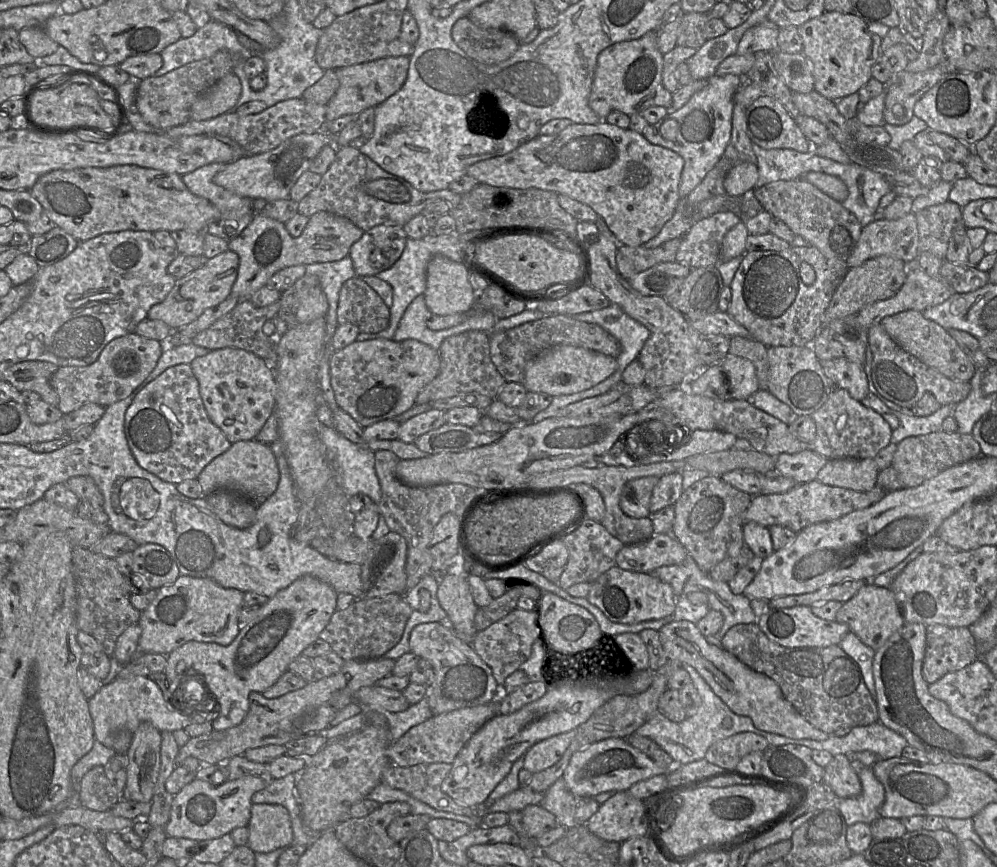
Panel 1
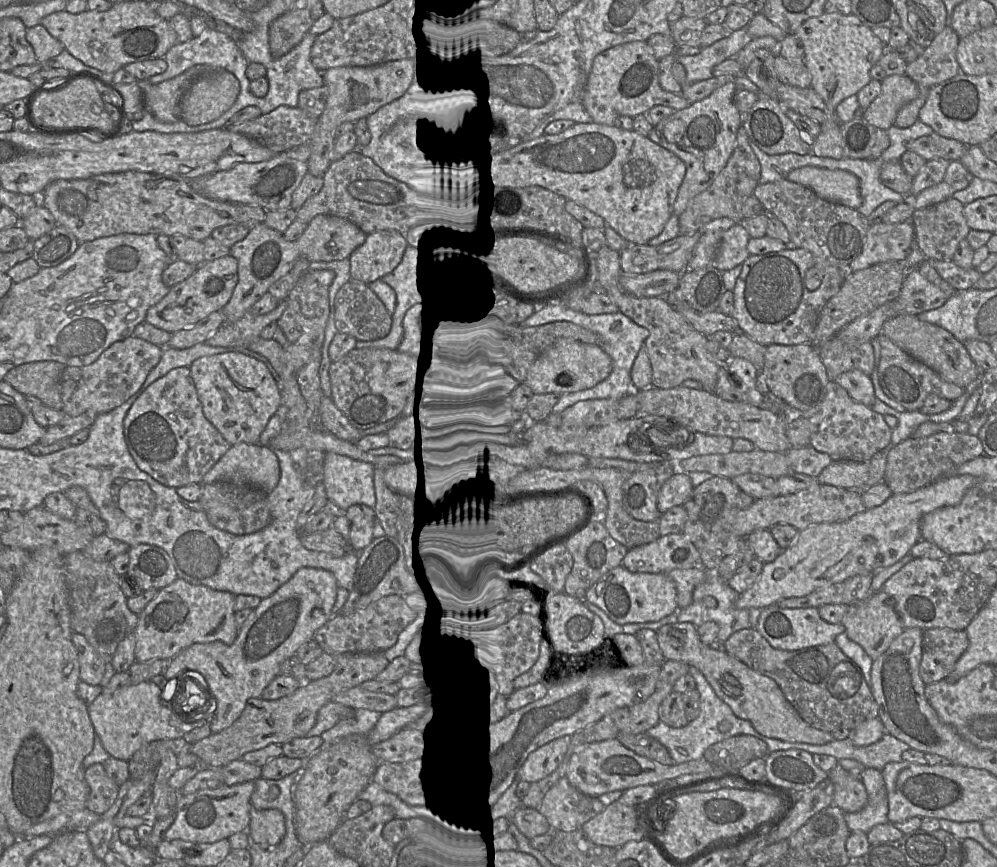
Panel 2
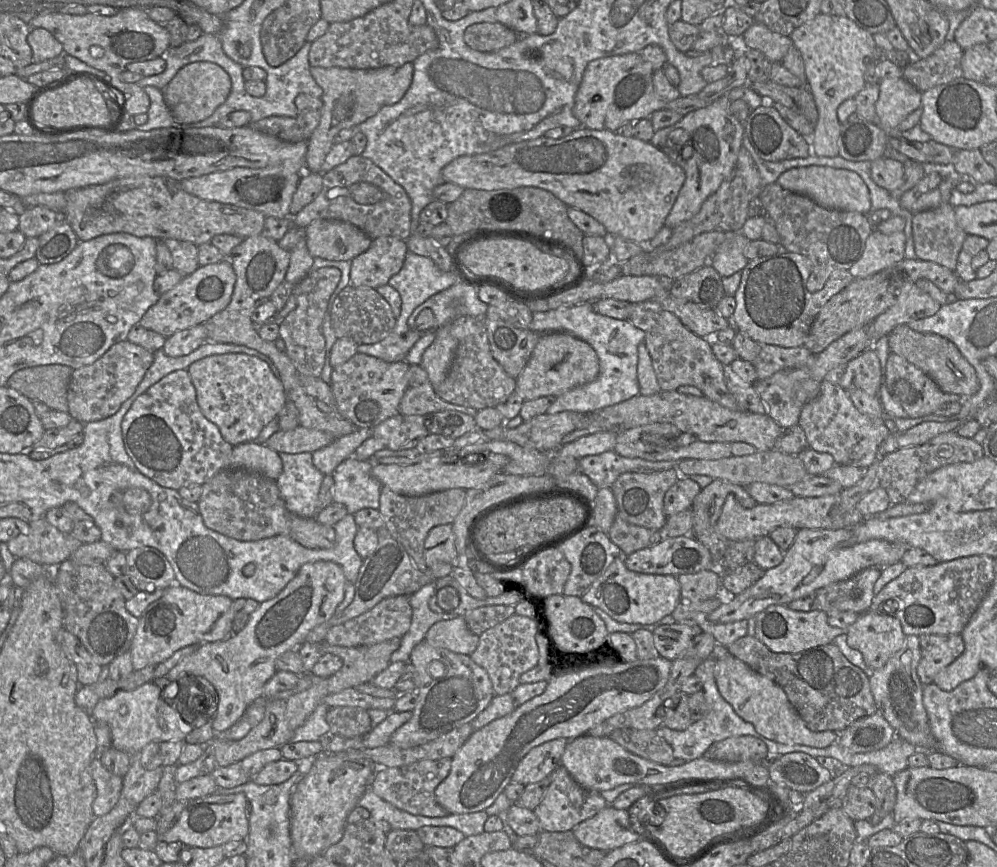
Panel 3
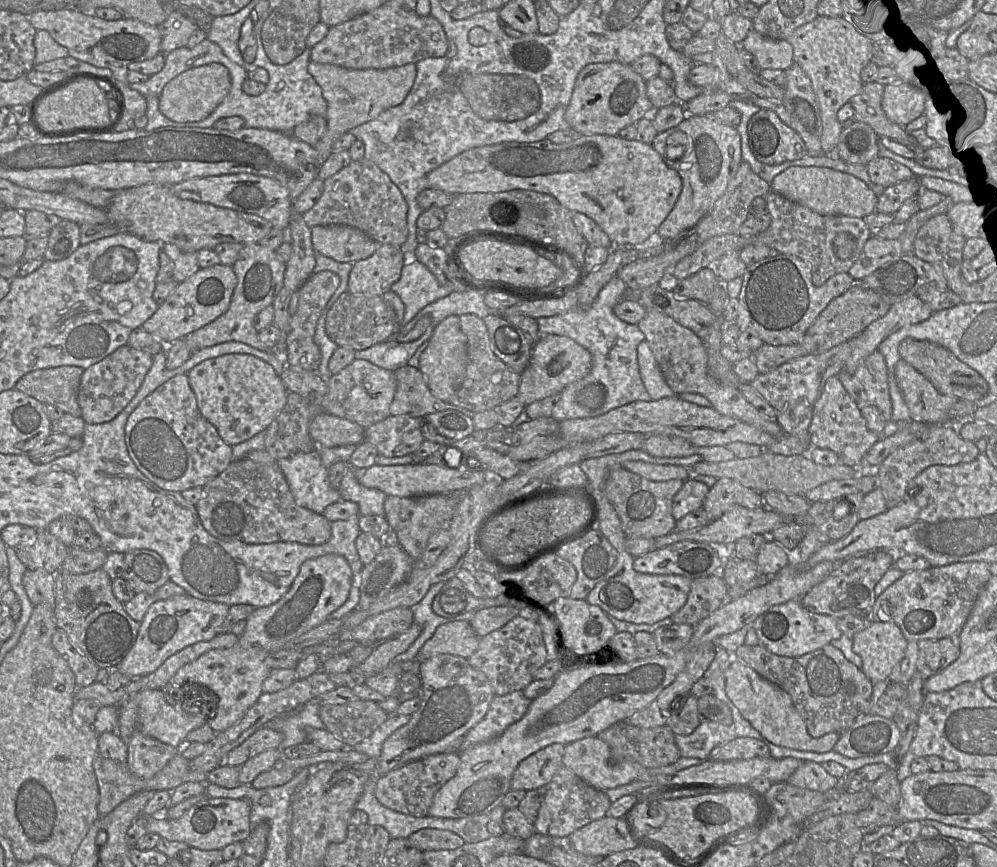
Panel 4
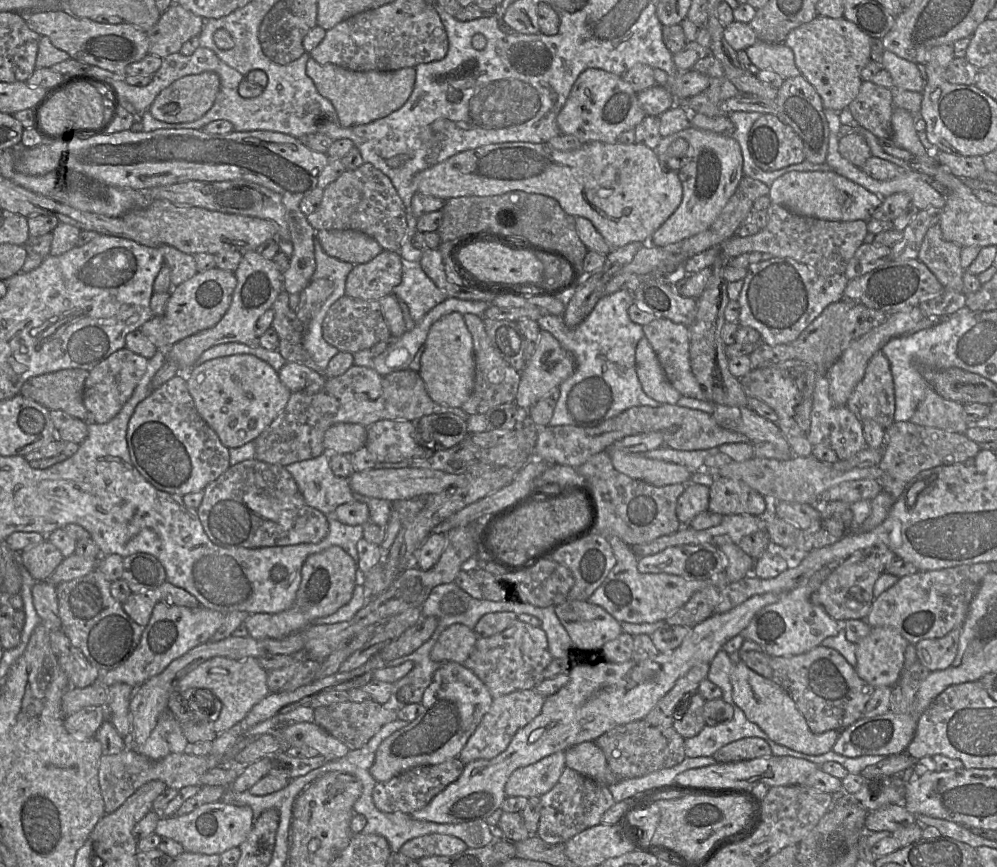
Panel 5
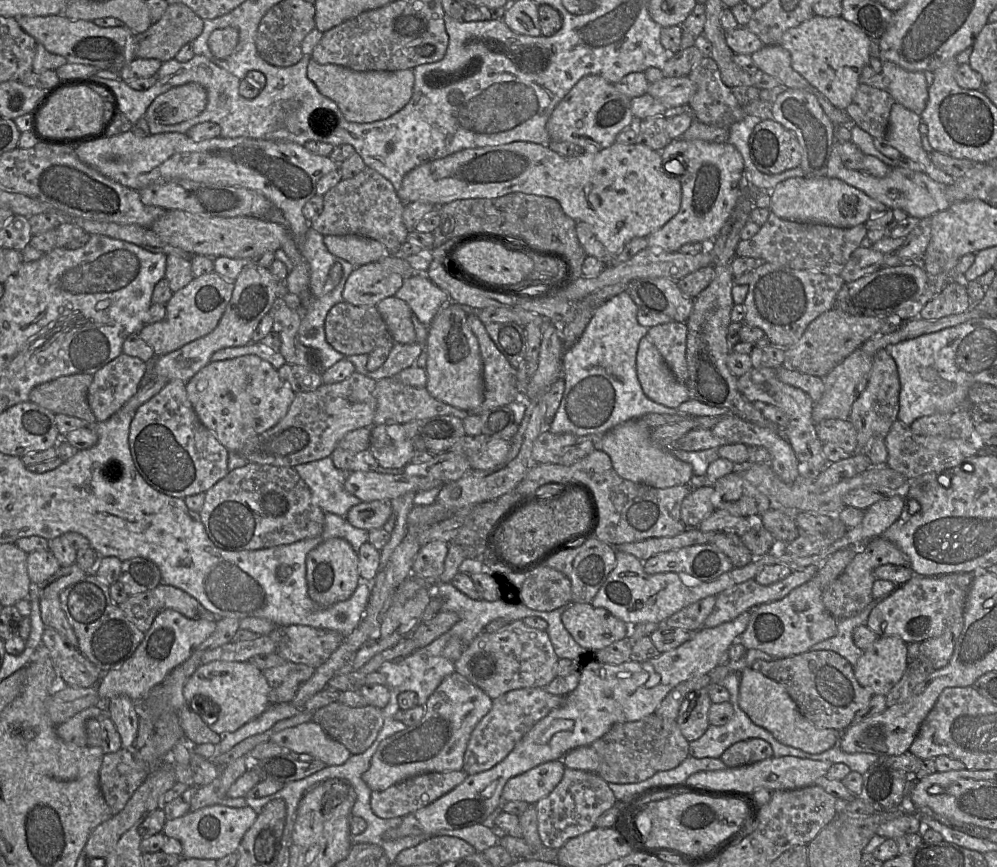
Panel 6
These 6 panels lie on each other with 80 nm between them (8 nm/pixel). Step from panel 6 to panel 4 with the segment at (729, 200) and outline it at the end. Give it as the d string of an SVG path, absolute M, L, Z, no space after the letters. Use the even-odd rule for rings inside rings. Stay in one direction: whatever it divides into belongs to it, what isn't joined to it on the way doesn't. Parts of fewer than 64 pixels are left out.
M684 109L684 120L673 128L657 133L651 145L666 165L676 170L682 179L681 194L657 231L664 240L670 240L696 225L723 195L743 161L741 139L737 128L724 125L706 115L688 115ZM676 131L682 131L688 136L687 150L680 160L672 160L666 156L667 138Z

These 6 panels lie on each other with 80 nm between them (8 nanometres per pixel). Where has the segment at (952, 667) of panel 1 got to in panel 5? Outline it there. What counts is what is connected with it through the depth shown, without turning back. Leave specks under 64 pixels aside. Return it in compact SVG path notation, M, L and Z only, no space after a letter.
M961 626L941 638L924 639L915 644L917 660L930 672L948 668L954 661L961 634Z

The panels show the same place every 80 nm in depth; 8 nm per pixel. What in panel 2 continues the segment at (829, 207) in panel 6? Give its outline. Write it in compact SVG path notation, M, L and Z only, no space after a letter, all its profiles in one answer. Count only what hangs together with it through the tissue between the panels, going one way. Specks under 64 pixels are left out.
M804 166L791 170L786 178L810 188L820 198L852 209L862 205L859 179L846 170Z

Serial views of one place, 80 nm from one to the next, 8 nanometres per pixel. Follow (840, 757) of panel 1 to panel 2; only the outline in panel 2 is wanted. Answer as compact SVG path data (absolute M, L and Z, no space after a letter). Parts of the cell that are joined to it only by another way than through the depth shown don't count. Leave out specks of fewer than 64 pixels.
M840 763L828 772L828 779L834 786L834 805L846 813L859 812L866 806L868 794L863 782L855 779Z

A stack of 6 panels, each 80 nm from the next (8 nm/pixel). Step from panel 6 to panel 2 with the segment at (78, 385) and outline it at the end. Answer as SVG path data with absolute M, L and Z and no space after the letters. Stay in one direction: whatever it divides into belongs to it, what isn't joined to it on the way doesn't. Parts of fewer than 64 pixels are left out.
M36 361L10 369L3 381L24 396L35 396L54 410L62 409L60 377L65 365L56 361Z

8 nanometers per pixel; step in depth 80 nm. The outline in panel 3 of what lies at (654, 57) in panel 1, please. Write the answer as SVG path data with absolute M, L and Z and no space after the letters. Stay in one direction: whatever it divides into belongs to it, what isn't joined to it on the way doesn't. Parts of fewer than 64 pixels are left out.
M638 52L602 57L588 63L583 73L583 77L573 106L573 115L580 121L581 127L590 130L616 130L627 122L635 122L643 118L650 118L651 114L660 109L669 109L680 115L704 108L713 101L707 101L698 95L687 97L680 96L675 100L665 100L656 95L653 87L653 73L651 64L645 62Z

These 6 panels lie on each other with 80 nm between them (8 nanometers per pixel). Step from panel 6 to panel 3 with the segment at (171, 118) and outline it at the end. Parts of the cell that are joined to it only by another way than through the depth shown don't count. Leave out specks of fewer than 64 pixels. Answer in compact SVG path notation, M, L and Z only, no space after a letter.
M194 62L182 67L161 89L164 101L179 123L195 123L207 119L229 96L232 82L229 74L213 62Z

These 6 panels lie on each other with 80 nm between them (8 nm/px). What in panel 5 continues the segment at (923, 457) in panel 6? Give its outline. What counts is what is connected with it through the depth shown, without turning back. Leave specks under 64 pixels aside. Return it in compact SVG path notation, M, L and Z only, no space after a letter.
M894 421L887 429L883 457L878 465L885 473L880 479L880 484L883 491L889 493L896 500L909 481L921 471L964 462L975 457L980 450L980 445L965 434L921 426L910 421Z

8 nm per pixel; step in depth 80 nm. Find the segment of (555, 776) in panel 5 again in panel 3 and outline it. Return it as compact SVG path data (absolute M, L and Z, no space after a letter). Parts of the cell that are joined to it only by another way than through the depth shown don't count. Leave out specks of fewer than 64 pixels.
M557 738L532 748L516 768L512 782L526 786L551 775L561 765L568 741Z

